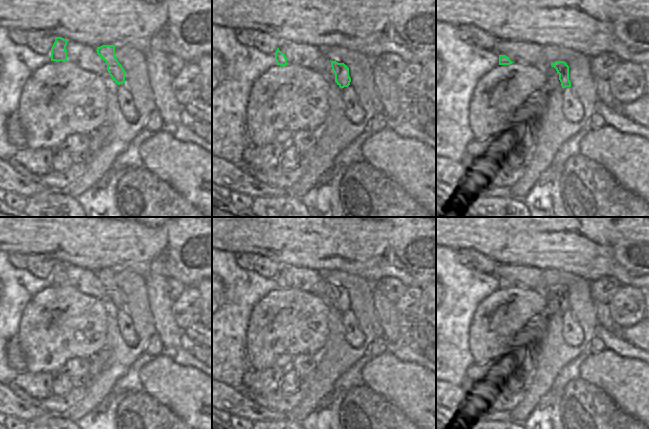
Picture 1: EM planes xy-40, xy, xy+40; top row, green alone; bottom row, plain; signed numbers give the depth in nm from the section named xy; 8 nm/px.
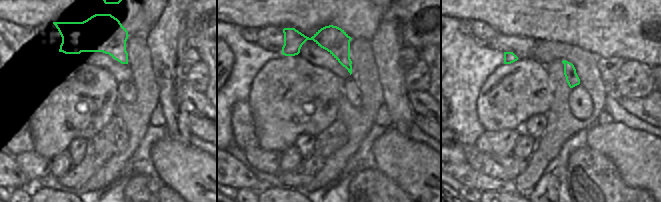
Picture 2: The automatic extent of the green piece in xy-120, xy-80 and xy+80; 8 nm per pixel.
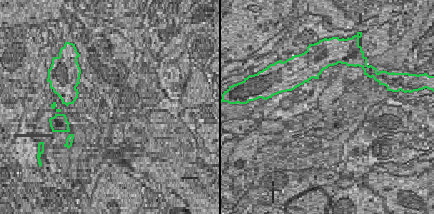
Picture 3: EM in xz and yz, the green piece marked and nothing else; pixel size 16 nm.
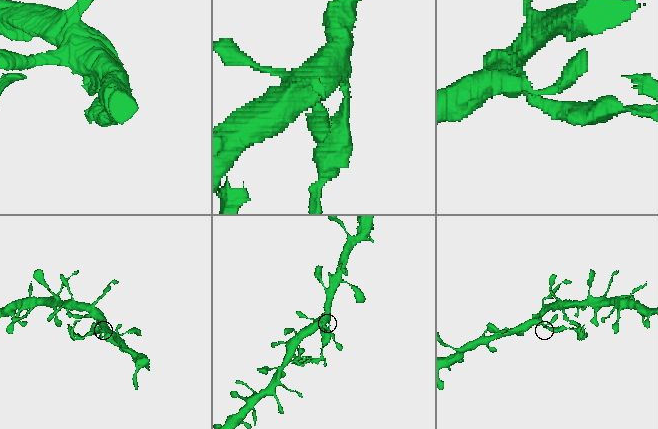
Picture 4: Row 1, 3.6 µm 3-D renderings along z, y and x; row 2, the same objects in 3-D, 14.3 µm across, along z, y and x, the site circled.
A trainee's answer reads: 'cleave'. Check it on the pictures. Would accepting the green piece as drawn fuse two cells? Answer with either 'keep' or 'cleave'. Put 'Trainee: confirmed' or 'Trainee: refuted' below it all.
cleave
Trainee: confirmed

